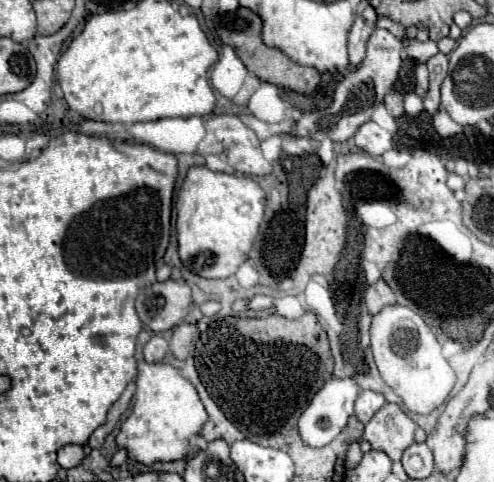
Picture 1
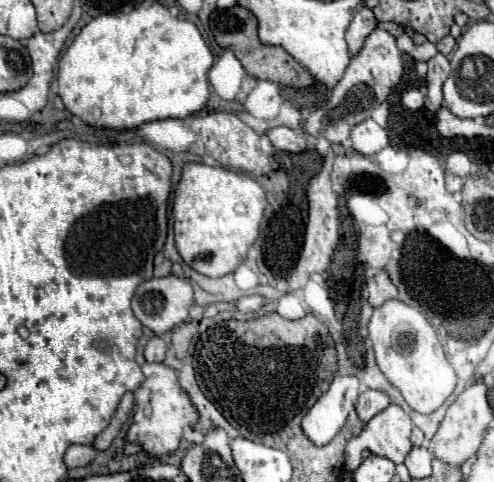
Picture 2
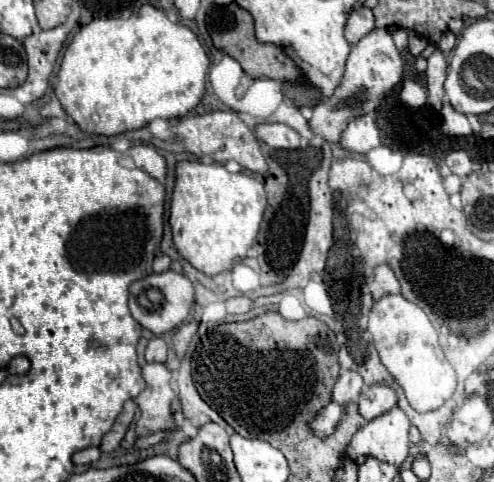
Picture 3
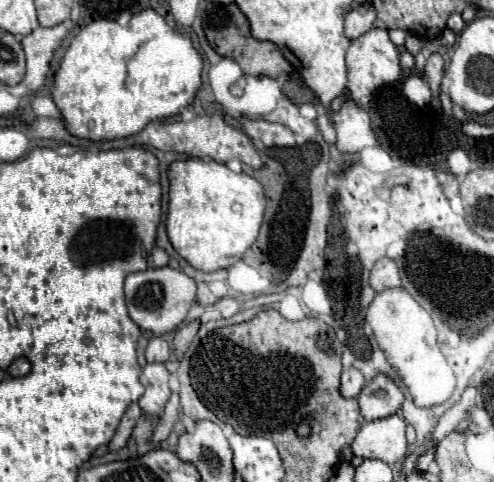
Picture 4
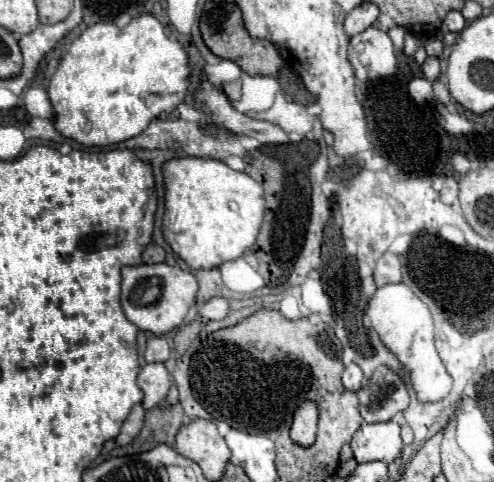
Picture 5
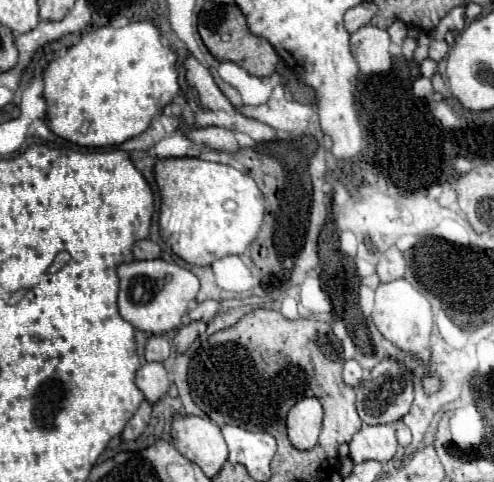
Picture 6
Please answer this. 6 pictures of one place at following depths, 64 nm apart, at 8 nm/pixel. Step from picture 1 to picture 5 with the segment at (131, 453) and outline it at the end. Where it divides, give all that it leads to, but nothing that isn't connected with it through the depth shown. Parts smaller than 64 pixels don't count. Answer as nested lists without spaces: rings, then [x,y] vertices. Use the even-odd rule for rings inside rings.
[[[146,364],[138,374],[138,386],[144,390],[142,406],[144,410],[152,410],[162,406],[168,390],[170,390],[170,374],[164,364]]]

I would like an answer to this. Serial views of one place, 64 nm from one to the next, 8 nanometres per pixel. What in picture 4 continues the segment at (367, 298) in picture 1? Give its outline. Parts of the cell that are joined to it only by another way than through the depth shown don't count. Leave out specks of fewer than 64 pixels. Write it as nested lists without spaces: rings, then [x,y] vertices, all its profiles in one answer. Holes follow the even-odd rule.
[[[382,258],[380,262],[376,262],[374,268],[370,270],[368,282],[370,282],[374,292],[382,292],[384,288],[400,286],[400,276],[398,276],[396,262],[390,260],[390,258]]]

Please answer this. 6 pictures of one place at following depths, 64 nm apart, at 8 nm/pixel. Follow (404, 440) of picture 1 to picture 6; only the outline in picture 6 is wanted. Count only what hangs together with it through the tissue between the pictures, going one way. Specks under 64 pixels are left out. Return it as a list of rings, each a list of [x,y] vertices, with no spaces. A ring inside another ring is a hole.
[[[364,424],[350,442],[350,458],[356,464],[366,460],[388,462],[394,458],[396,450],[398,440],[394,424],[378,424],[378,426]]]

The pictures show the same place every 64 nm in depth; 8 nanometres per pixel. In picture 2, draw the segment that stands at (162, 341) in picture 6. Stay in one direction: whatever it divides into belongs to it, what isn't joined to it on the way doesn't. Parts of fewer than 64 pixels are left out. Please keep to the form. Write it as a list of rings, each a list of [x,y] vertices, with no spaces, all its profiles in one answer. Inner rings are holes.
[[[152,336],[144,348],[146,362],[162,362],[166,356],[166,342],[160,336]]]

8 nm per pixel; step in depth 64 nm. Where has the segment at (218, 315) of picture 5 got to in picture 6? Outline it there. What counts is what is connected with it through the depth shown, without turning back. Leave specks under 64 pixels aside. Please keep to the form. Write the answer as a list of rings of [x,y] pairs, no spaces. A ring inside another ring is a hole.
[[[204,300],[204,302],[196,304],[196,306],[188,312],[188,316],[190,316],[190,320],[204,320],[204,322],[208,322],[210,318],[218,316],[220,310],[222,310],[222,304],[220,304],[218,300]]]

